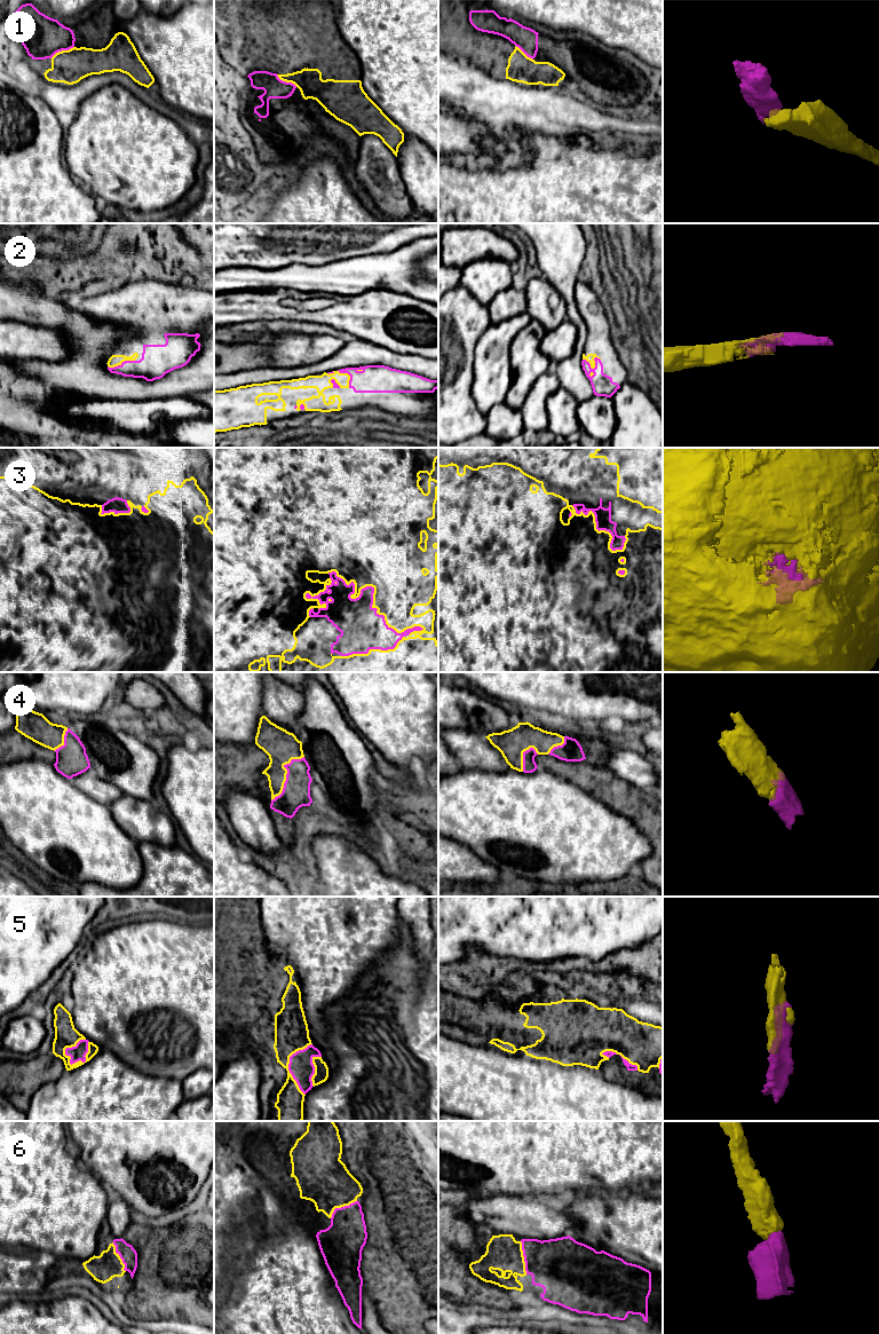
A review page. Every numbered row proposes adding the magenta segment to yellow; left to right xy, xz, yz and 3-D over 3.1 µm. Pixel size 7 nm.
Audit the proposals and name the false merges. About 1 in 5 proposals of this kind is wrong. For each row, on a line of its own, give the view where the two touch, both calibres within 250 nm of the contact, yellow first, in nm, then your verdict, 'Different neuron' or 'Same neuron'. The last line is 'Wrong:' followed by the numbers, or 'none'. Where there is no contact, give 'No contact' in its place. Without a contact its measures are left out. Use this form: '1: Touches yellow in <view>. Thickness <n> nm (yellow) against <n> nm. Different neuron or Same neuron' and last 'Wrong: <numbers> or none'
1: Touches yellow in xy. Thickness 240 nm (yellow) against 300 nm. Different neuron
2: Touches yellow in yz. Thickness 60 nm (yellow) against 150 nm. Same neuron
3: Touches yellow in xz. Thickness 440 nm (yellow) against 300 nm. Same neuron
4: Touches yellow in xz. Thickness 220 nm (yellow) against 200 nm. Same neuron
5: Touches yellow in xy. Thickness 160 nm (yellow) against 110 nm. Same neuron
6: Touches yellow in yz. Thickness 240 nm (yellow) against 380 nm. Same neuron
Wrong: 1

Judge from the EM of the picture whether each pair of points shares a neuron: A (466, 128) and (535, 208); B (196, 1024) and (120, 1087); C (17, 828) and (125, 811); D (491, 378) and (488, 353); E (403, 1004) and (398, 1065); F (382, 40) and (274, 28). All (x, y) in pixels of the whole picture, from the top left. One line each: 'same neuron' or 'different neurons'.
A: different neurons
B: different neurons
C: different neurons
D: same neuron
E: same neuron
F: different neurons

